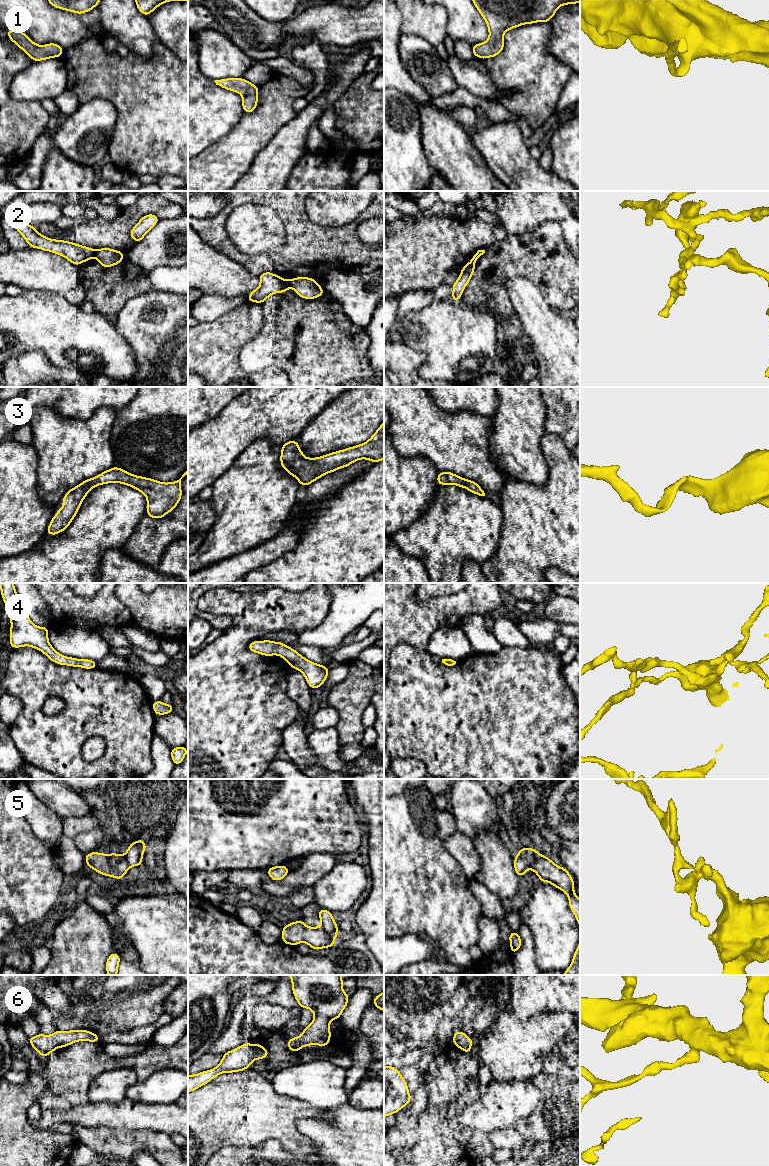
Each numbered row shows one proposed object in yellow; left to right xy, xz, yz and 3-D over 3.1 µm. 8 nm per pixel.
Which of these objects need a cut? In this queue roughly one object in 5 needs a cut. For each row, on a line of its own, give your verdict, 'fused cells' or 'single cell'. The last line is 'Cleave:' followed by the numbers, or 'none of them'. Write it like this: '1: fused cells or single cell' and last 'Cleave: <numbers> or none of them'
1: single cell
2: fused cells
3: single cell
4: single cell
5: fused cells
6: single cell
Cleave: 2, 5

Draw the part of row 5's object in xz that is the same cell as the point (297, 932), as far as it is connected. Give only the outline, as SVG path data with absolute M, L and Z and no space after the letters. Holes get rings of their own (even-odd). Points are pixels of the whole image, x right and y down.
M302 920L288 923L282 928L282 942L298 945L306 942L312 949L332 948L335 944L335 935L328 934L322 926L308 927Z

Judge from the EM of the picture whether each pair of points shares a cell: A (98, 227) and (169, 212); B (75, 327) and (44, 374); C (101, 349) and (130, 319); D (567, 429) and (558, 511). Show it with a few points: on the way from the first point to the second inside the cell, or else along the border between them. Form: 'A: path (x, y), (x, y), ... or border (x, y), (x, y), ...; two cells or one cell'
A: path (116, 227), (128, 215), (141, 208), (151, 208); one cell
B: border (31, 351), (40, 350), (55, 366), (74, 370); two cells
C: border (112, 319), (116, 330), (125, 339), (132, 351); two cells
D: border (545, 431), (555, 433), (569, 450); two cells

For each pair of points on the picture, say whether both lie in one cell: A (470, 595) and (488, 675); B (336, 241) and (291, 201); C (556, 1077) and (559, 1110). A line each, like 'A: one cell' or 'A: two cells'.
A: two cells
B: one cell
C: one cell

